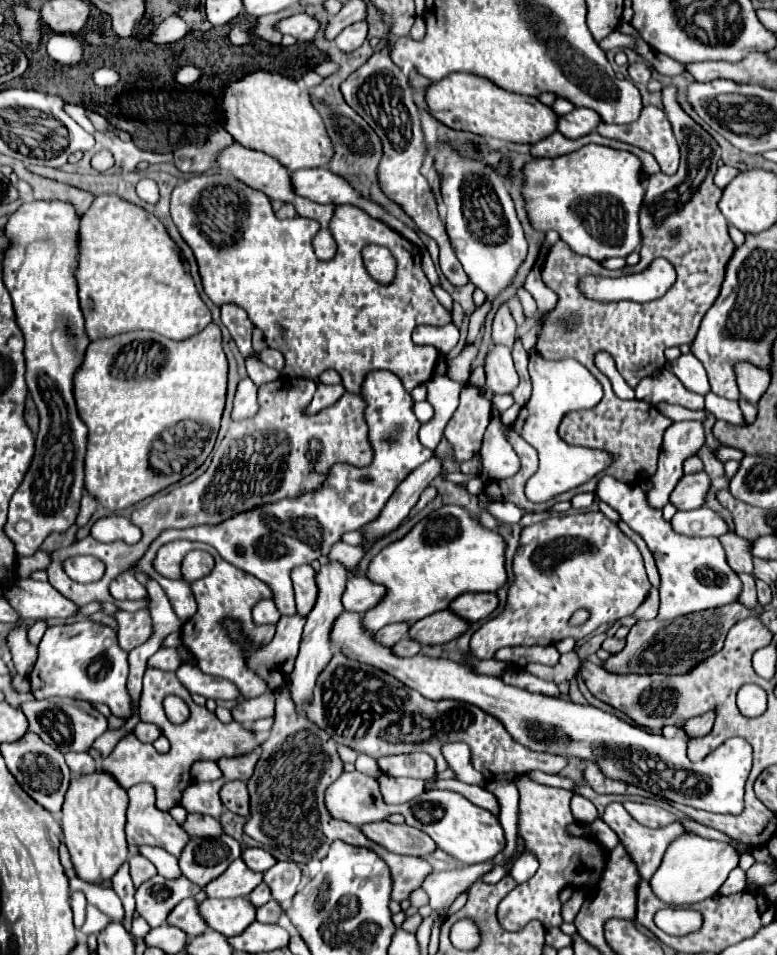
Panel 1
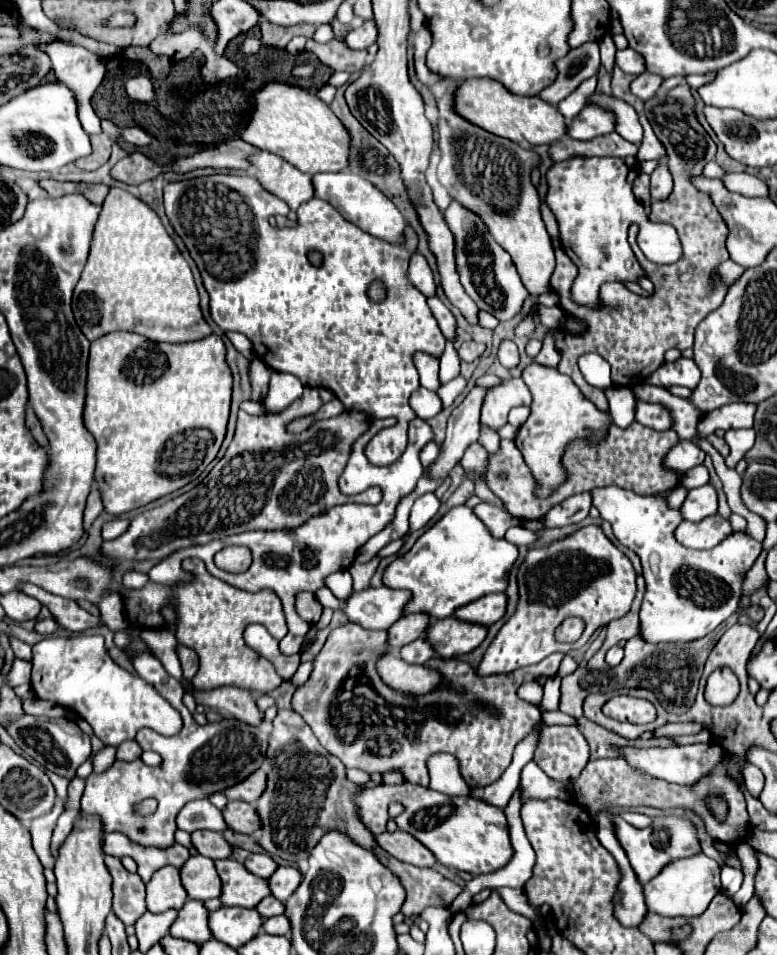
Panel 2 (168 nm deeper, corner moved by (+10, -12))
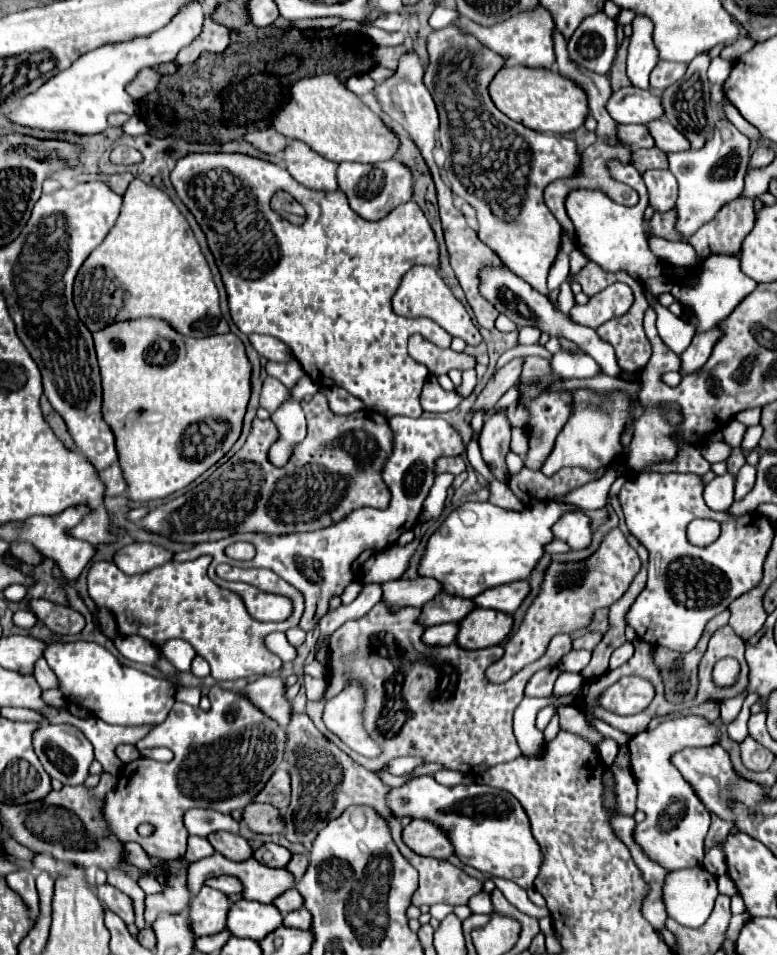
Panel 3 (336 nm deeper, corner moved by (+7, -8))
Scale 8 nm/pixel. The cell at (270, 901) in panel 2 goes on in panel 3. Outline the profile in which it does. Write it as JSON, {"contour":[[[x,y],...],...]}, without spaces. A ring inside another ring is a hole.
{"contour":[[[290,888],[284,894],[280,894],[272,904],[280,910],[280,914],[288,914],[292,910],[298,910],[304,904],[304,900],[300,898],[300,894],[294,888]]]}

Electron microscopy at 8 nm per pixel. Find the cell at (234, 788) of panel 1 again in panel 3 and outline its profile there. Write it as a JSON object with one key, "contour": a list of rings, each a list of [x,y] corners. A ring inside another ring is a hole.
{"contour":[[[250,802],[242,810],[242,820],[252,832],[258,832],[258,834],[274,834],[284,828],[284,820],[280,818],[280,812],[268,804]]]}

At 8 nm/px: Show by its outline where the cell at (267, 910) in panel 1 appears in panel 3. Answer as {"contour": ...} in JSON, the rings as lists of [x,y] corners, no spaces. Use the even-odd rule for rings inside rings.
{"contour":[[[300,908],[300,910],[294,910],[294,912],[286,914],[286,916],[284,916],[284,926],[308,930],[308,928],[310,928],[310,914],[308,914],[308,910]]]}

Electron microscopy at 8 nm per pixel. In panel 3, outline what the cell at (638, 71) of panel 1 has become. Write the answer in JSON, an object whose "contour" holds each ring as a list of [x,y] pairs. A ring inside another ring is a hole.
{"contour":[[[658,62],[650,74],[650,88],[656,92],[666,90],[672,82],[678,82],[686,72],[686,64],[678,62]]]}

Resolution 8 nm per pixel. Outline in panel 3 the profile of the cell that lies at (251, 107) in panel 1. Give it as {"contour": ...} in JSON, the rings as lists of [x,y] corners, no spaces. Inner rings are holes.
{"contour":[[[320,74],[294,82],[288,100],[272,120],[272,128],[288,140],[308,144],[316,154],[332,162],[376,164],[390,160],[398,146],[390,128],[350,90],[346,90],[334,74]]]}

